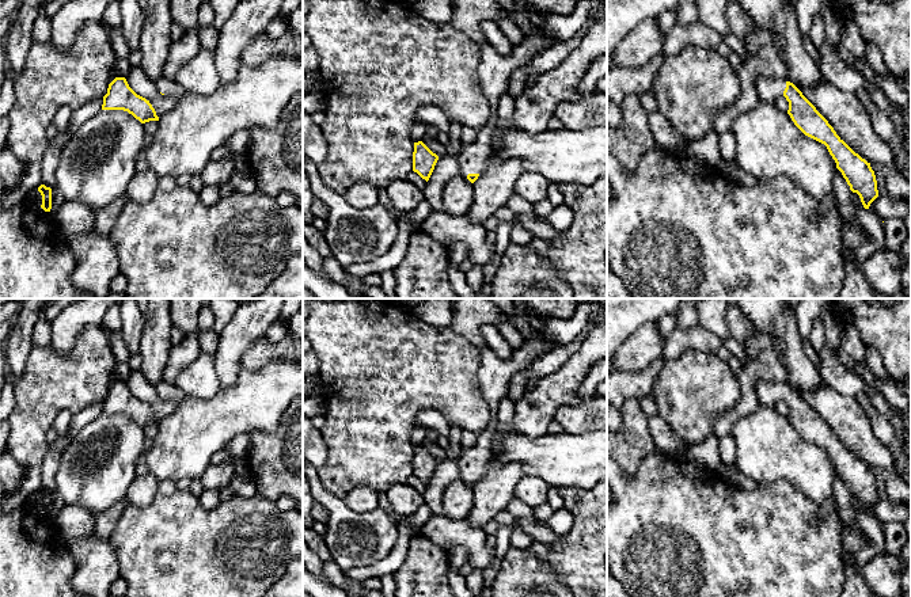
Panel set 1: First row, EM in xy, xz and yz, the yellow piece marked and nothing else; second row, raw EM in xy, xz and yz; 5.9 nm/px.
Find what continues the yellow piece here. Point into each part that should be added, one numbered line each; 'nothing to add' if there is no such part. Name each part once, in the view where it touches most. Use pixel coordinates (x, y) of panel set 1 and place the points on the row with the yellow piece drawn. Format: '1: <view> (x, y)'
1: yz (767, 90)

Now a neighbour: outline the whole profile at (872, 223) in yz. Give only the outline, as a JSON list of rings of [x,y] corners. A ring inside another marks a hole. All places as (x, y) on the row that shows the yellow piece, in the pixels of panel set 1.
[[[853,193],[851,201],[859,224],[870,236],[870,240],[866,244],[855,250],[855,265],[862,267],[863,262],[873,252],[885,248],[884,224],[878,214],[863,208],[857,193]]]

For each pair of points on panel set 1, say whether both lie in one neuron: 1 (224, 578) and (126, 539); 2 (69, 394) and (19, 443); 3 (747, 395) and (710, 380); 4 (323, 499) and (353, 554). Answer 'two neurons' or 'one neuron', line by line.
1: one neuron
2: one neuron
3: two neurons
4: one neuron

